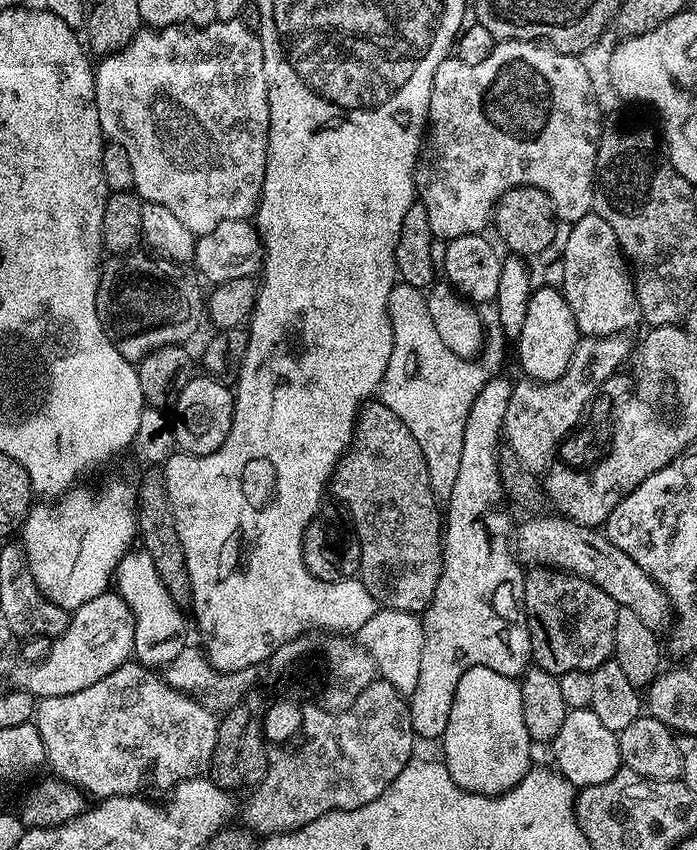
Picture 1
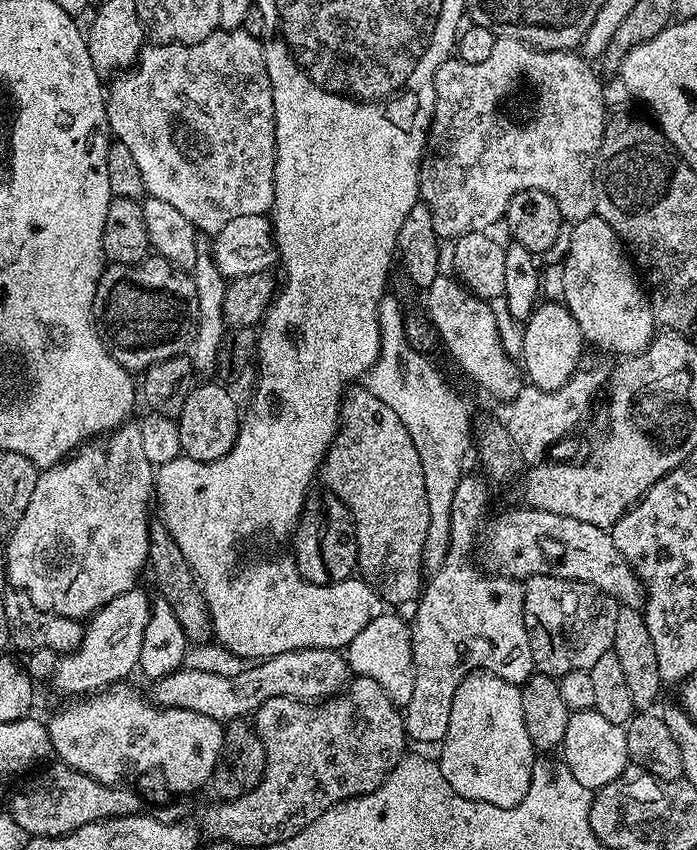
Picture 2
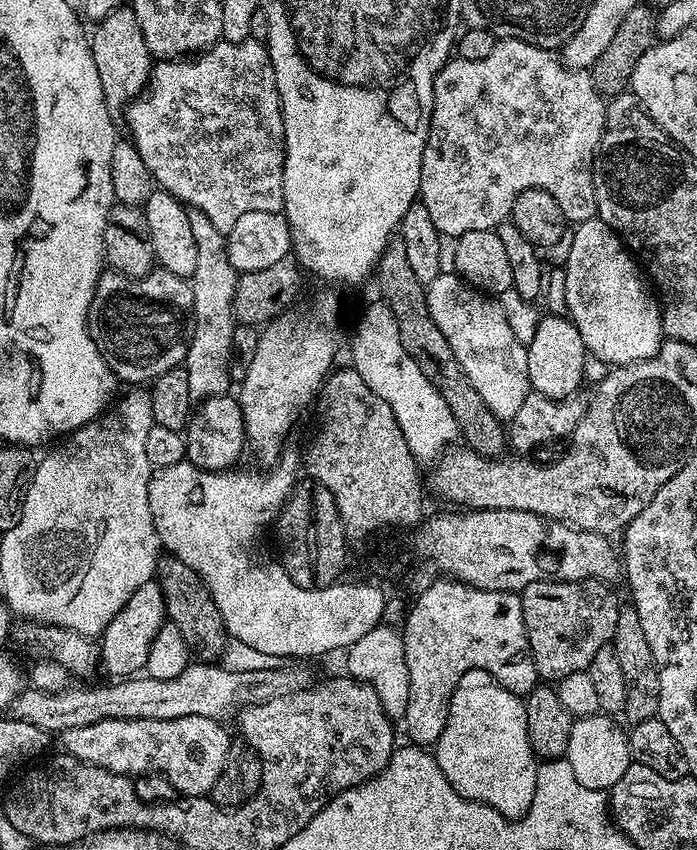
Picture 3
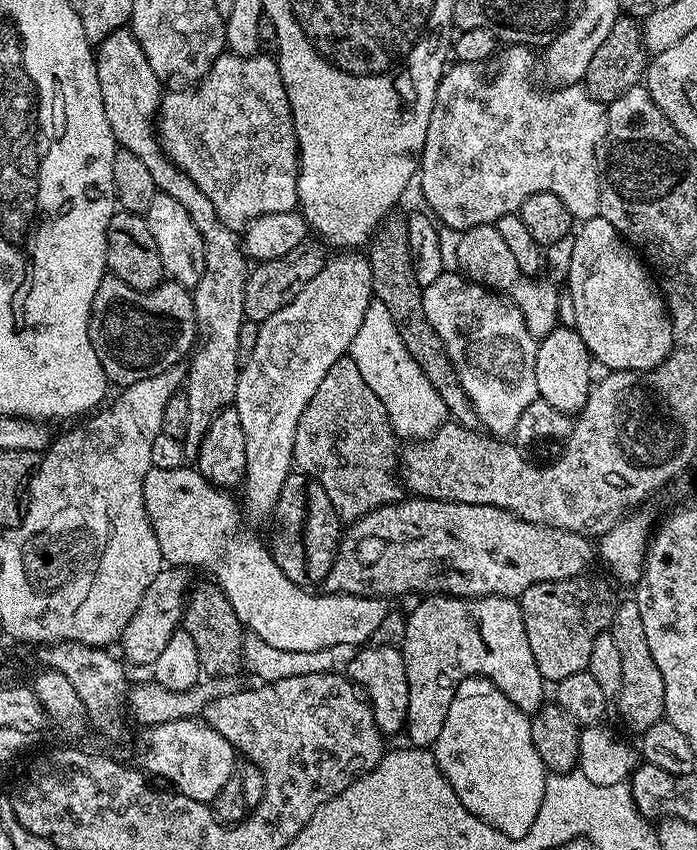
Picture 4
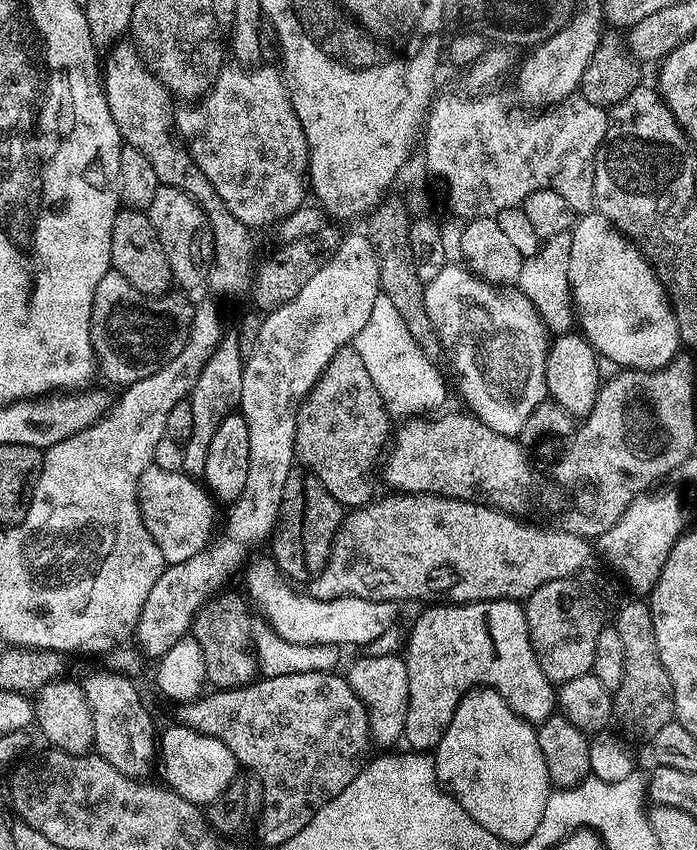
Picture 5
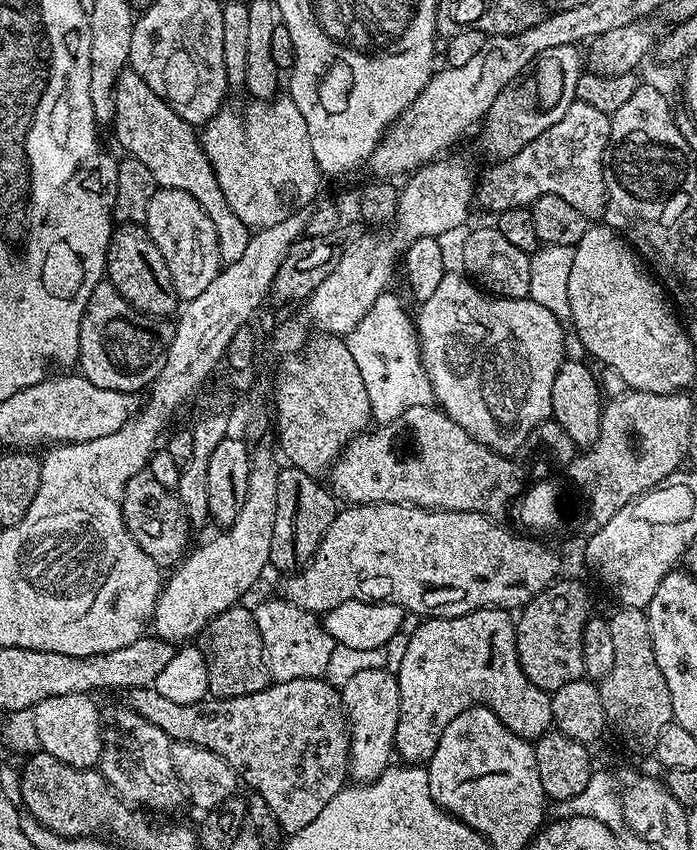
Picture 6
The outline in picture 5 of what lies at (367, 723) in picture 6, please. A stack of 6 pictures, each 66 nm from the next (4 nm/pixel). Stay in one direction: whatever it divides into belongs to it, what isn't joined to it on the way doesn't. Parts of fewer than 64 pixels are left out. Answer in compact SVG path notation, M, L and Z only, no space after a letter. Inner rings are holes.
M396 654L386 657L361 655L361 660L354 661L352 669L346 672L346 679L354 694L364 704L371 743L375 747L377 744L380 750L391 749L395 745L392 743L403 737L408 709L408 675L403 659Z

